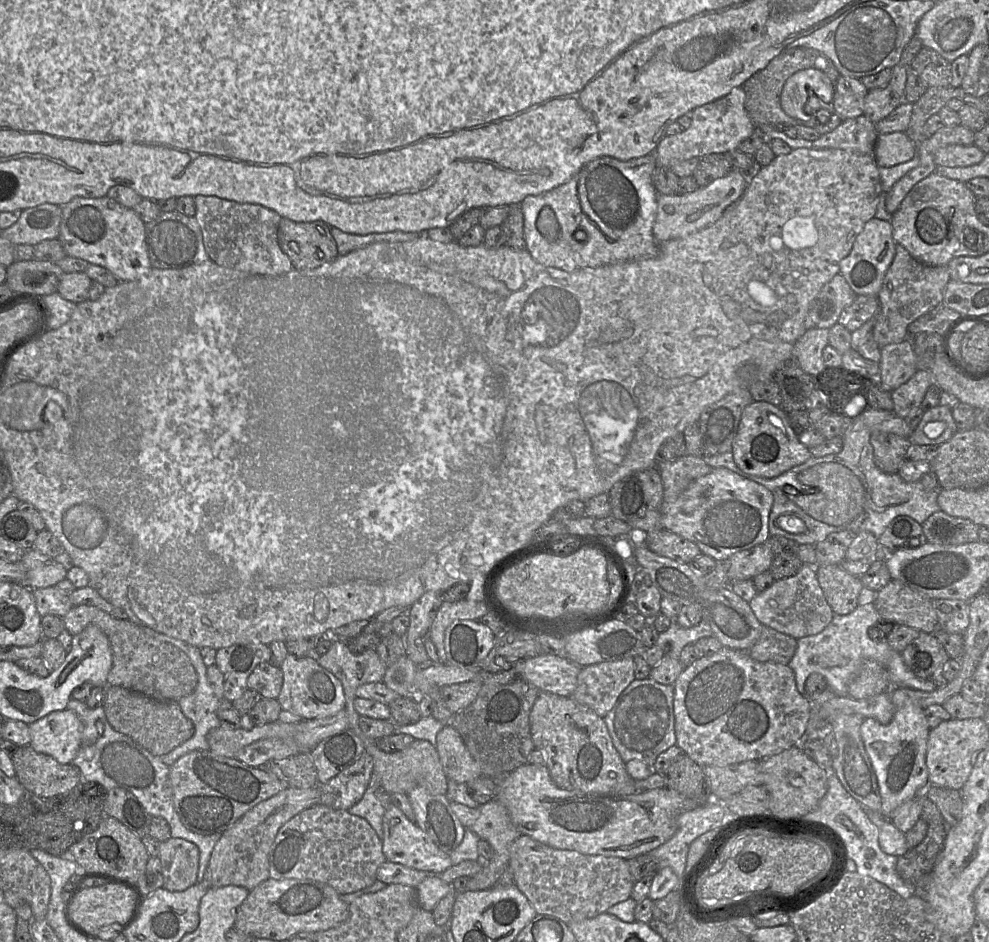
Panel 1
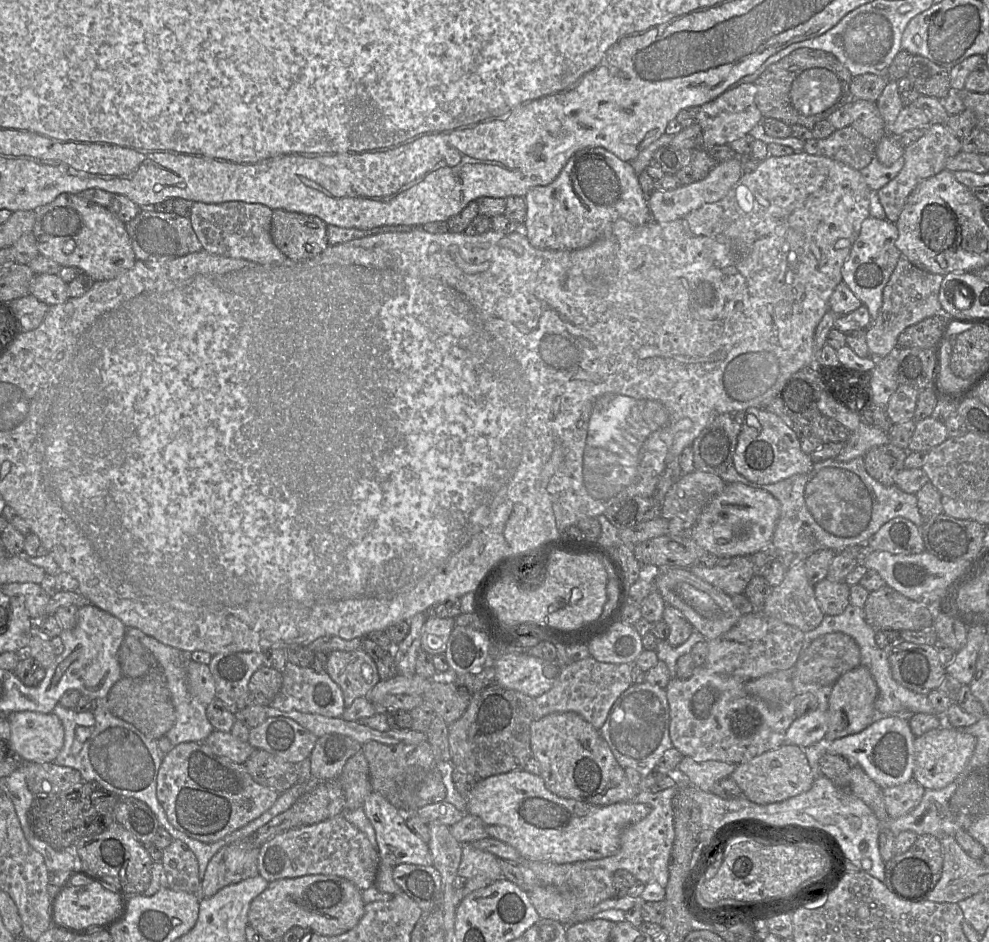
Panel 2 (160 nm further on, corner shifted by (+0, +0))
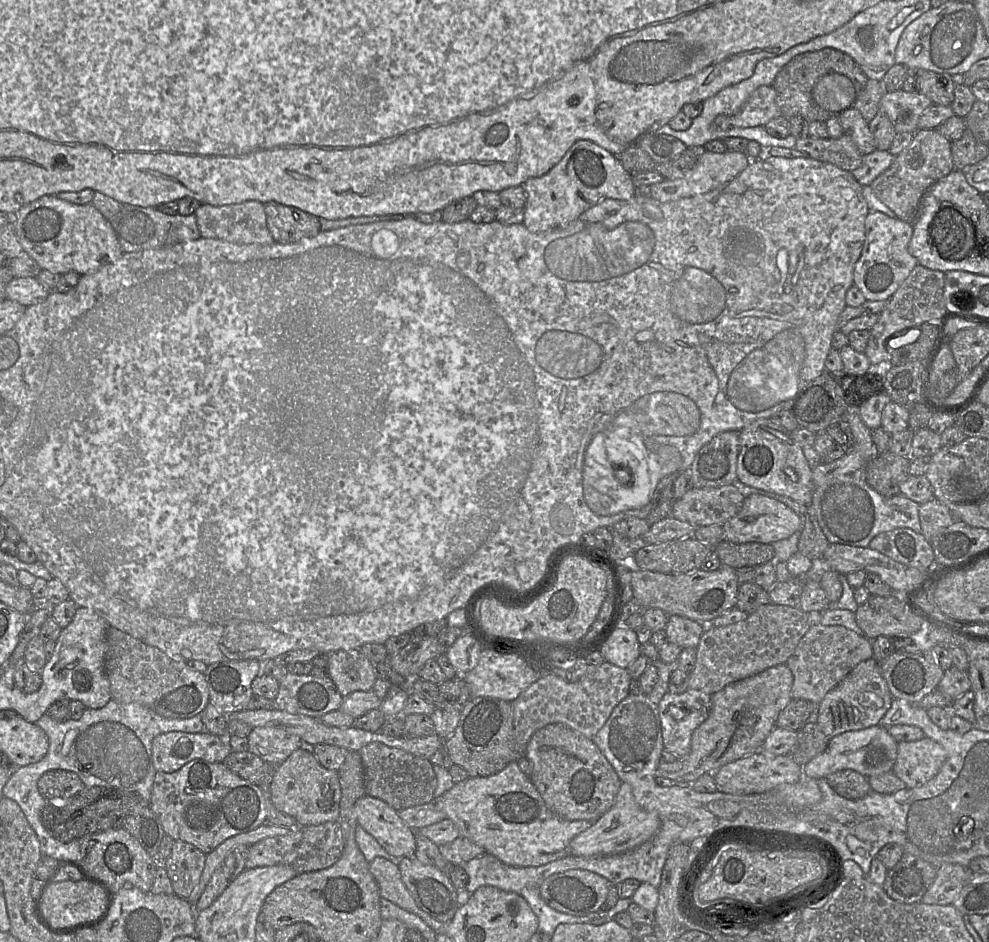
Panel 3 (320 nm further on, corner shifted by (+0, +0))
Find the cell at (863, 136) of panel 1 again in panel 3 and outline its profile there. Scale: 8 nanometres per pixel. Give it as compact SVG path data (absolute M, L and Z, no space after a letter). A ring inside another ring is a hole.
M846 134L835 139L812 137L797 139L794 148L815 160L834 164L850 172L861 166L864 156Z

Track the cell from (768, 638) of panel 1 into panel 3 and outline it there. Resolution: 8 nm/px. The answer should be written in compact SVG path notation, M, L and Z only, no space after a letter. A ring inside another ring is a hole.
M770 602L748 614L743 621L719 627L704 626L704 632L696 647L695 665L688 675L689 689L711 695L731 683L785 664L811 625L810 613L799 607Z

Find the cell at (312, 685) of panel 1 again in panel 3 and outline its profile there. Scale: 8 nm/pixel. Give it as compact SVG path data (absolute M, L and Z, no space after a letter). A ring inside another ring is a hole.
M288 672L279 682L279 692L274 701L276 710L320 719L324 714L338 710L343 699L344 697L329 677L297 675Z

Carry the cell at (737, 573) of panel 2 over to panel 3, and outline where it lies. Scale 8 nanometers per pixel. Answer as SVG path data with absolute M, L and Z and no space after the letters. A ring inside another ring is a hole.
M721 566L713 571L697 569L681 574L640 569L632 572L633 596L644 608L659 608L668 616L686 617L704 626L736 606L739 586L736 569L730 566Z

